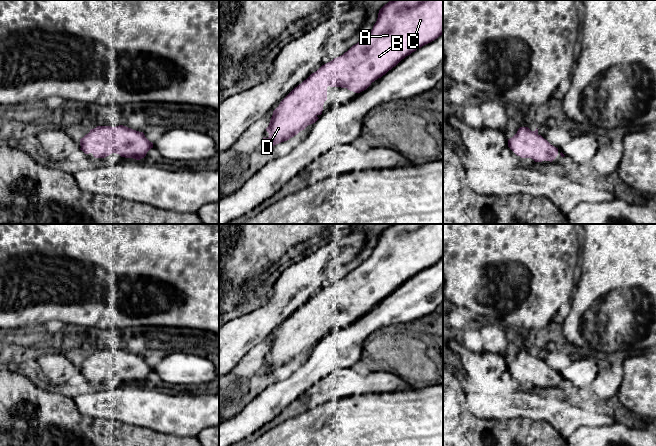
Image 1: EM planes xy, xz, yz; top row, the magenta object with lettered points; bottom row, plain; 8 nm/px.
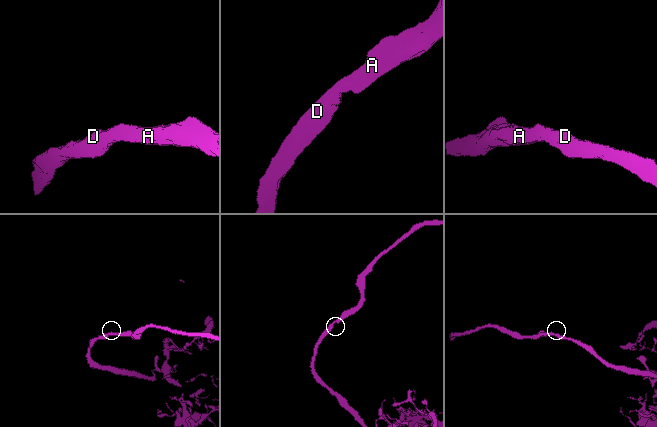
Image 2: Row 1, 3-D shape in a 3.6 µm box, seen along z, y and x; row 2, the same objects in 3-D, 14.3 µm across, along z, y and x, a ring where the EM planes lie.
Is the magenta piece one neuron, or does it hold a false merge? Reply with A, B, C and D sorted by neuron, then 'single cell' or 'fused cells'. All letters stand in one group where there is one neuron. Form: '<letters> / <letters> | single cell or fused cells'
A B C D | single cell

